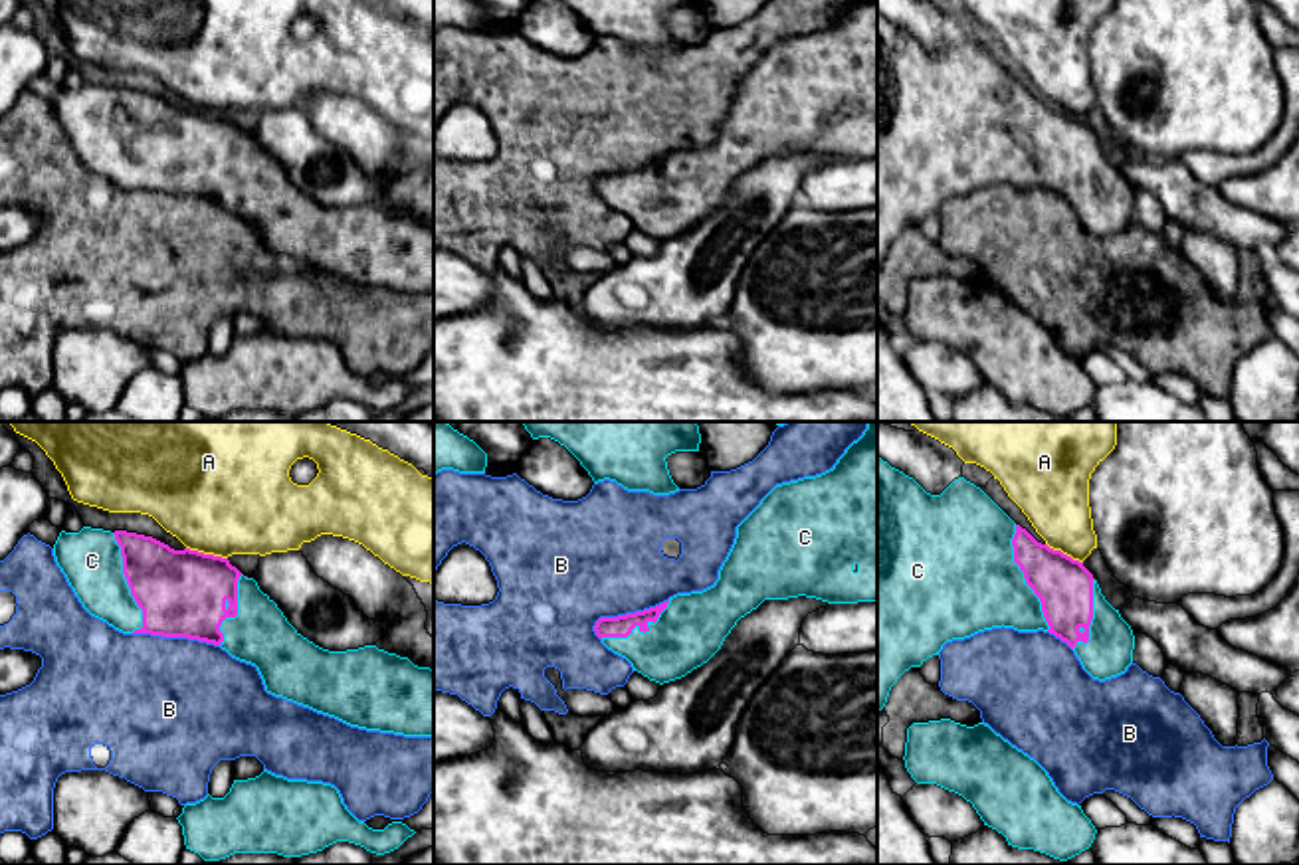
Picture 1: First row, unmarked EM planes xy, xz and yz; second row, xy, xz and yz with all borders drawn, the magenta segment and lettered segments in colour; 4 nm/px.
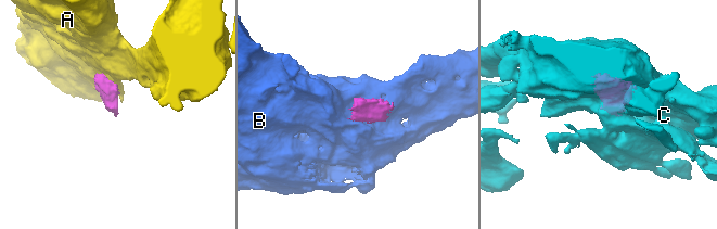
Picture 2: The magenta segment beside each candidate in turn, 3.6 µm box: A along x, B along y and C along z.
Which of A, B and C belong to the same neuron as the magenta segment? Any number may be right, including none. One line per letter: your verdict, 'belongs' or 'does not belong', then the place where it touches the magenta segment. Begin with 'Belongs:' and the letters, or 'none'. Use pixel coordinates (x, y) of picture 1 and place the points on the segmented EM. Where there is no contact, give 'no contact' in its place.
Belongs: C
A: does not belong; contact xy (206, 555)
B: does not belong; contact xz (628, 614)
C: belongs; contact yz (1024, 576)

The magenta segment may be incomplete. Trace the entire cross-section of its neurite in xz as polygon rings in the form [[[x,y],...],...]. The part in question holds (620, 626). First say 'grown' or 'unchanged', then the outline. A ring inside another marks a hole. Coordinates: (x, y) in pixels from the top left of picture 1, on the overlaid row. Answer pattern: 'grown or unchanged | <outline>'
grown | [[[867,422],[867,430],[863,432],[863,435],[846,449],[846,453],[830,471],[816,477],[782,483],[772,489],[760,501],[760,505],[737,527],[735,544],[719,570],[719,580],[711,588],[703,592],[677,594],[667,602],[644,612],[618,618],[600,618],[594,625],[594,631],[608,649],[626,657],[632,663],[634,671],[642,673],[650,681],[663,685],[681,679],[693,669],[707,663],[721,649],[725,637],[731,633],[737,622],[756,610],[764,600],[788,600],[798,596],[816,598],[828,604],[857,604],[877,600],[877,422]]]

